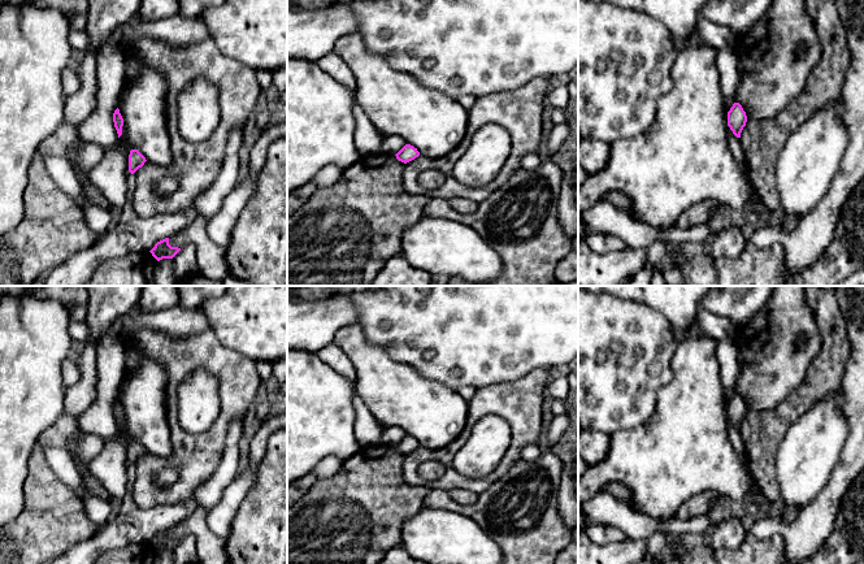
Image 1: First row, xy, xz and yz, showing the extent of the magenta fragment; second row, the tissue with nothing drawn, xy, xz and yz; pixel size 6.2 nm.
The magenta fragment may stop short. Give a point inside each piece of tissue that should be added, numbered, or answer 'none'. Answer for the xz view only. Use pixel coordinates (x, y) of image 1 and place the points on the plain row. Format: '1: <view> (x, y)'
none

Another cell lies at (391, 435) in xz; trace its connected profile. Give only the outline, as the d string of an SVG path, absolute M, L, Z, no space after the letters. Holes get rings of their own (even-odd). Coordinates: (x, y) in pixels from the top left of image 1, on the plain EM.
M400 428L383 429L381 444L396 446L407 434Z

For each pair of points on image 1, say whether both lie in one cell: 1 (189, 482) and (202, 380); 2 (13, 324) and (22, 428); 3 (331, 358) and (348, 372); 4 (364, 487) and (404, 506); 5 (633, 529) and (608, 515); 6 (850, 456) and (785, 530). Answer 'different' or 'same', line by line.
1: different
2: same
3: same
4: same
5: same
6: same

